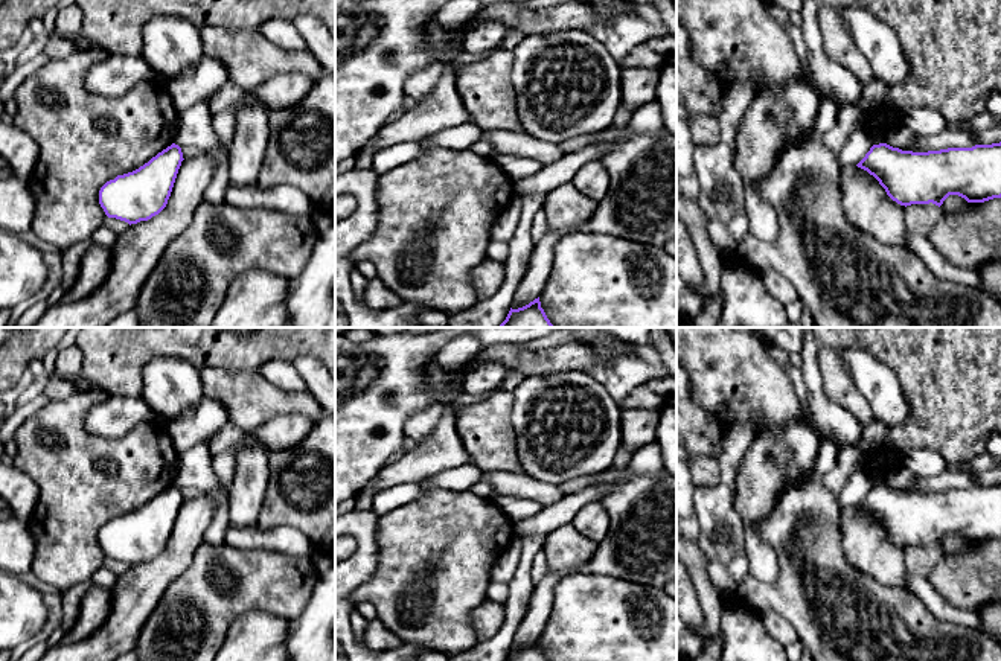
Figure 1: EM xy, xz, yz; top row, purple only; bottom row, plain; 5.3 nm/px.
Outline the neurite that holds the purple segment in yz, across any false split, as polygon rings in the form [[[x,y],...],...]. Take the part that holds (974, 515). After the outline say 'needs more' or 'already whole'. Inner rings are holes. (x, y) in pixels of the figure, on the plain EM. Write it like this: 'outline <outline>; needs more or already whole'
outline [[[1001,483],[928,493],[902,492],[879,484],[856,507],[873,516],[887,536],[905,548],[929,544],[940,548],[949,536],[958,536],[967,544],[1001,539]]]; already whole

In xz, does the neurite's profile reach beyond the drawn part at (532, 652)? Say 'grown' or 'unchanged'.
unchanged

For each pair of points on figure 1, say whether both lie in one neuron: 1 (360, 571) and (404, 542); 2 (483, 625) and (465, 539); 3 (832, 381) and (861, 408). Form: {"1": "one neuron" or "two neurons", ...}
{"1": "two neurons", "2": "two neurons", "3": "one neuron"}

